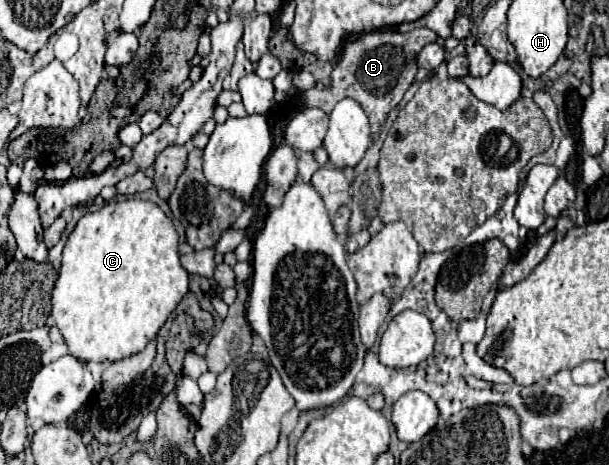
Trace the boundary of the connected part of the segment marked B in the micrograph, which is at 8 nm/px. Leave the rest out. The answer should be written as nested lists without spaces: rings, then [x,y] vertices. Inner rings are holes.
[[[415,28],[407,34],[401,34],[397,30],[363,32],[343,44],[339,62],[331,72],[329,90],[327,88],[323,88],[323,90],[313,88],[313,90],[301,92],[301,96],[305,98],[307,106],[321,108],[327,114],[341,98],[353,98],[355,102],[361,104],[361,108],[369,116],[373,140],[377,140],[379,130],[385,124],[387,114],[401,102],[403,94],[407,92],[407,88],[415,80],[417,56],[419,56],[421,48],[429,42],[435,42],[435,40],[437,40],[437,36],[433,36],[433,32],[429,32],[429,28]]]

